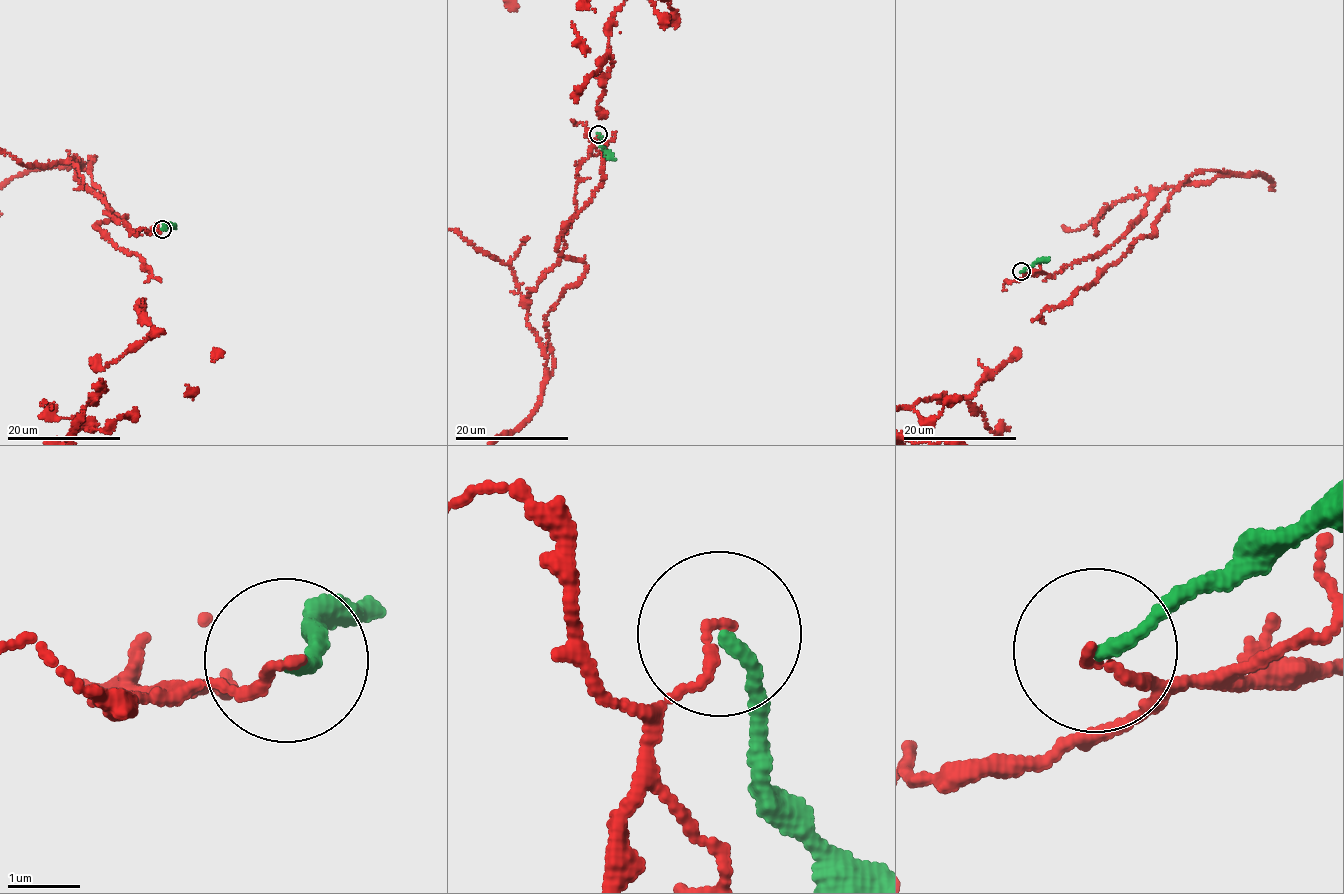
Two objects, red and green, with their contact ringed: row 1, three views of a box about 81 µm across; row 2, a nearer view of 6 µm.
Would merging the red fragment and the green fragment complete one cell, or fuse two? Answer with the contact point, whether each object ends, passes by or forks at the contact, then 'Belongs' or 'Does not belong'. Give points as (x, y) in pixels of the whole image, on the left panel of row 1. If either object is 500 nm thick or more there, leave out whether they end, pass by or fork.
Place: (162, 229). At the ring red ends. At the ring green ends. Does not belong

